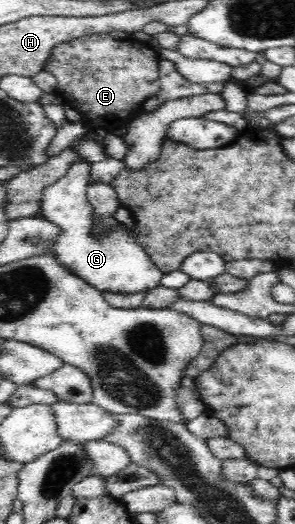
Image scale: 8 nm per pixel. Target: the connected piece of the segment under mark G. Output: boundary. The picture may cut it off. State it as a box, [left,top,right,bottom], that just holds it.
[39,160,163,294]

